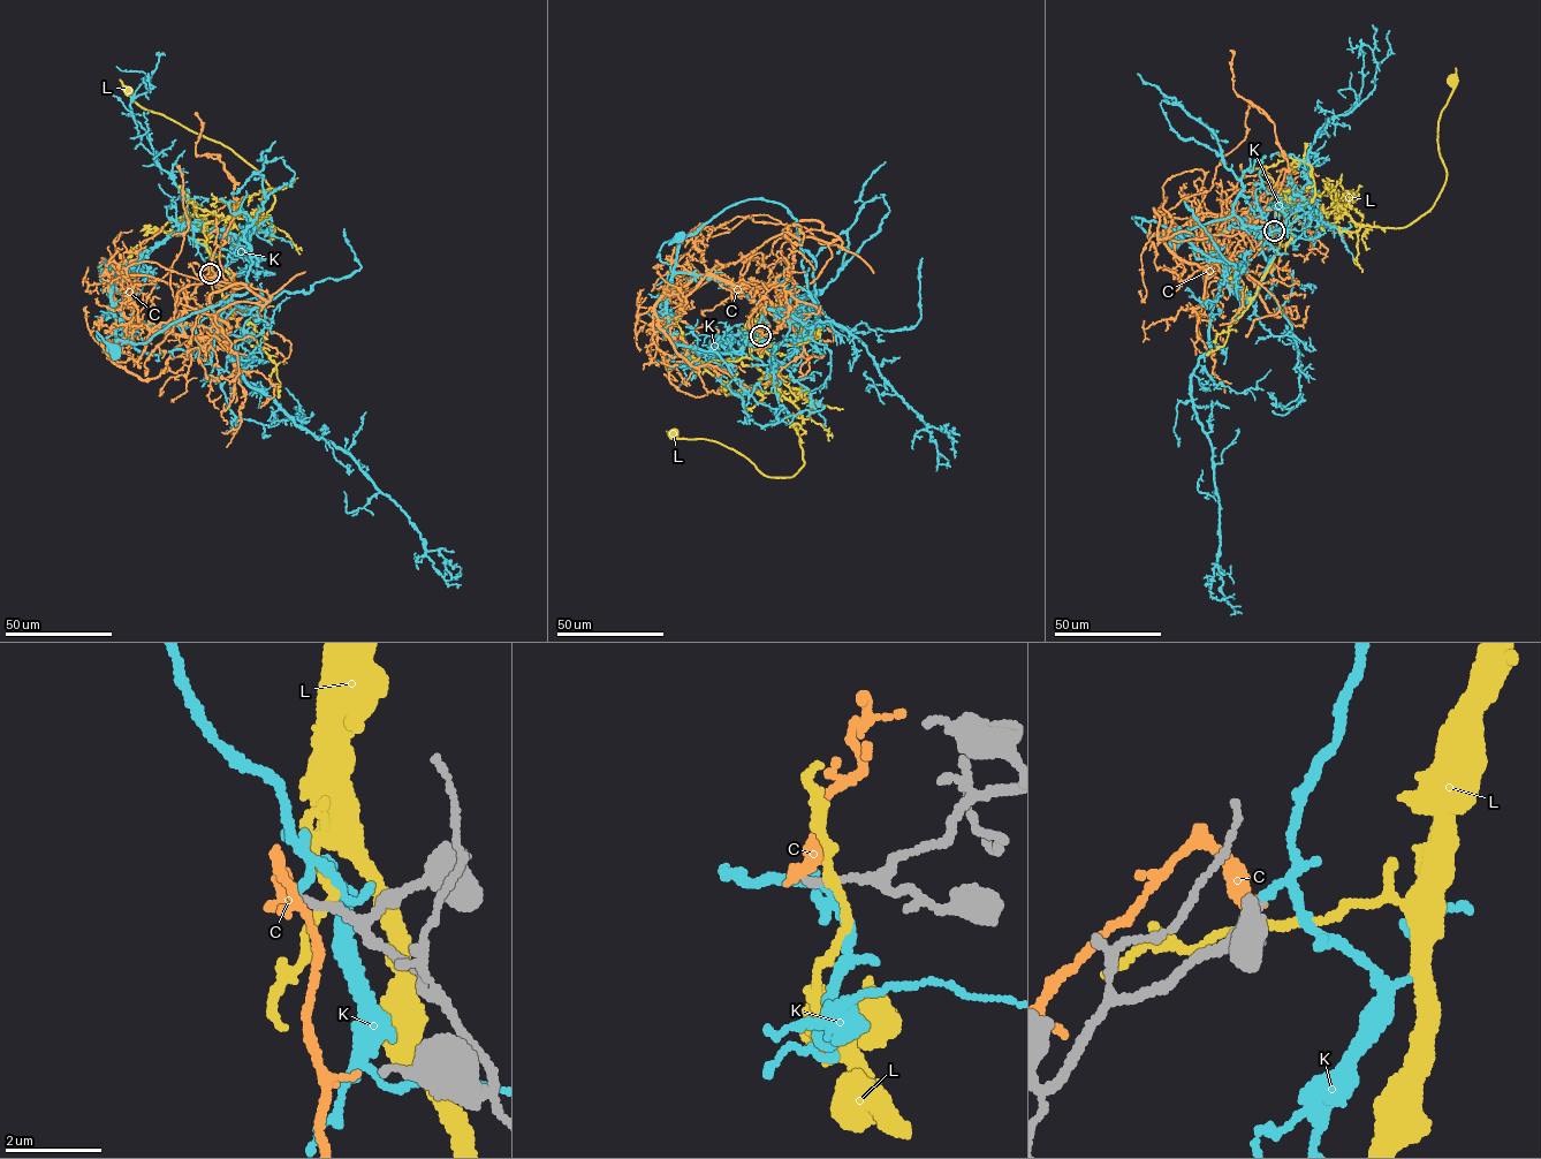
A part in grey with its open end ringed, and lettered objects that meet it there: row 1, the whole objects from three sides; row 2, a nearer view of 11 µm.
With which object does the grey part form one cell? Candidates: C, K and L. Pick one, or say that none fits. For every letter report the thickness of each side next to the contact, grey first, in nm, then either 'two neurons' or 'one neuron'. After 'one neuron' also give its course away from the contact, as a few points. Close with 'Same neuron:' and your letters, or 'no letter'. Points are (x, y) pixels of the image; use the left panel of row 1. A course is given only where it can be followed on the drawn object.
C: 160/400 nm | two neurons
K: 170/110 nm | two neurons
L: 200/180 nm | two neurons
Same neuron: no letter

